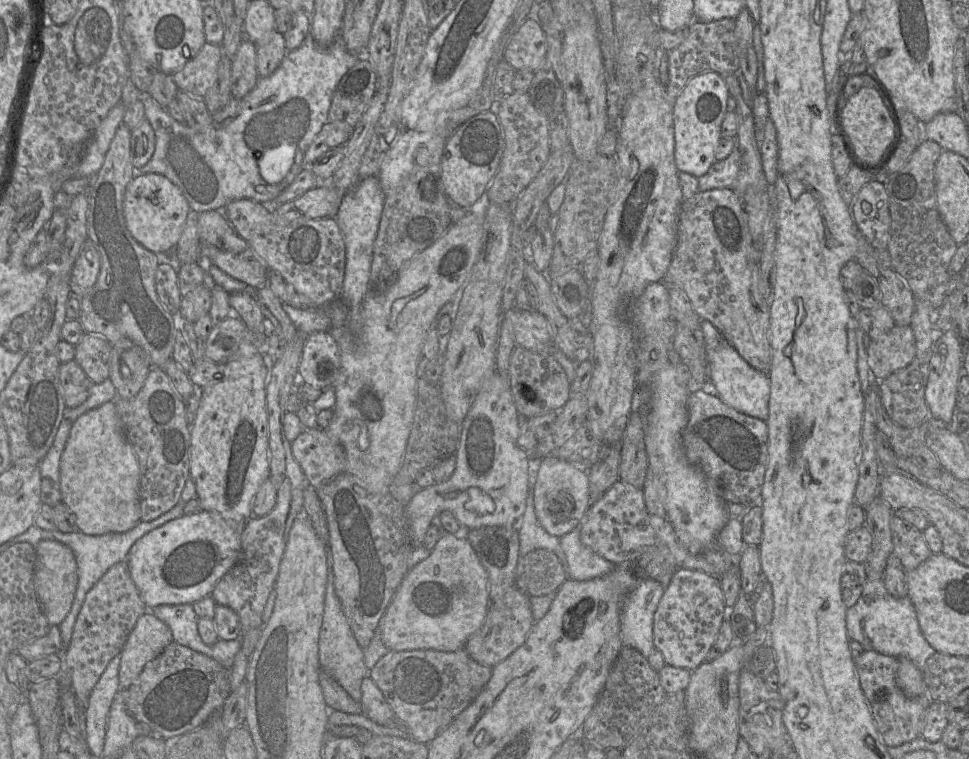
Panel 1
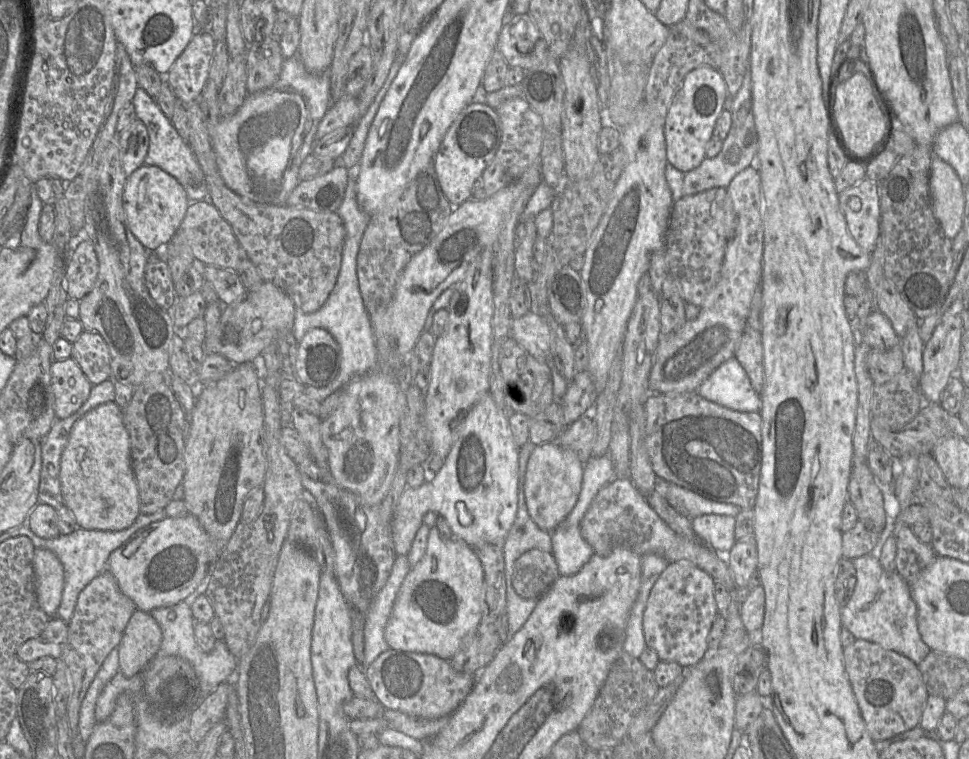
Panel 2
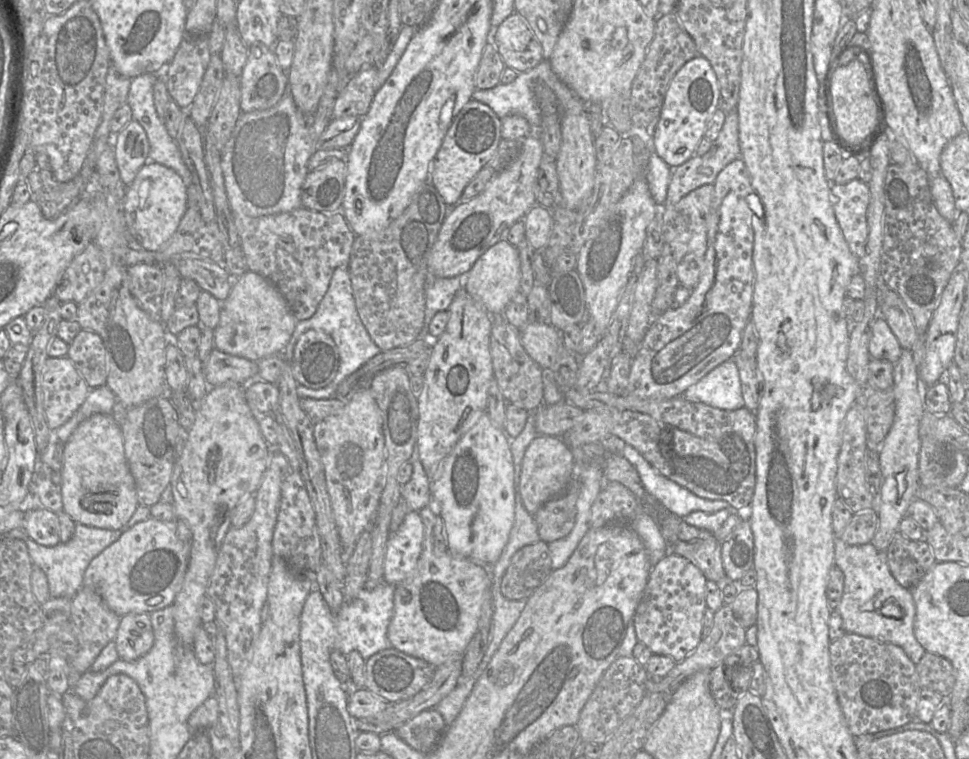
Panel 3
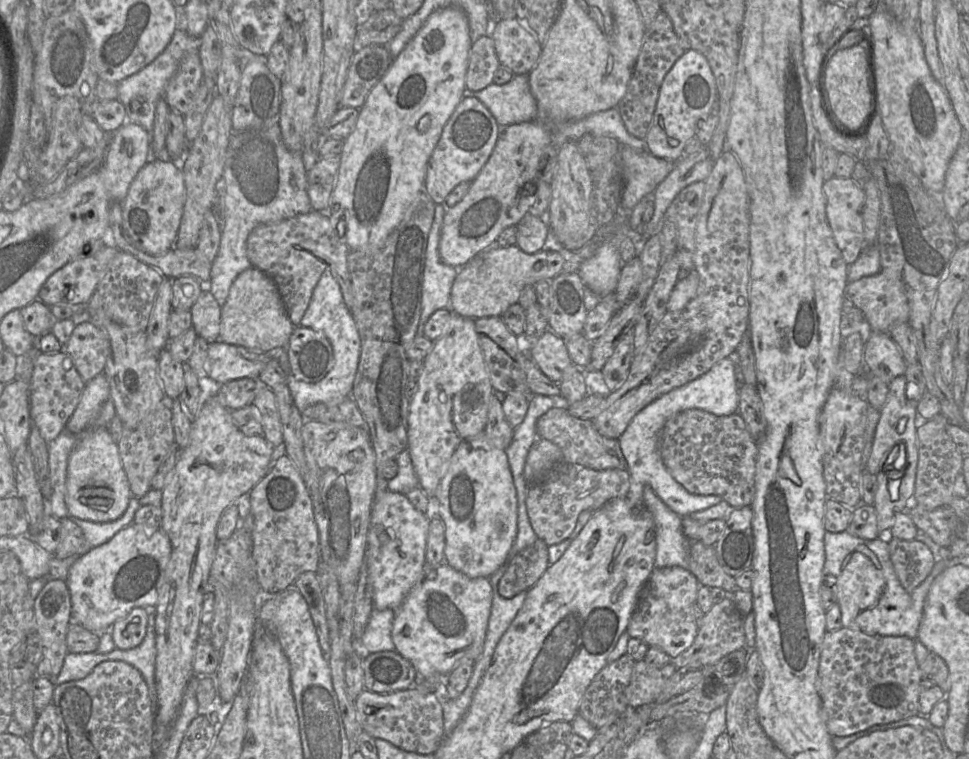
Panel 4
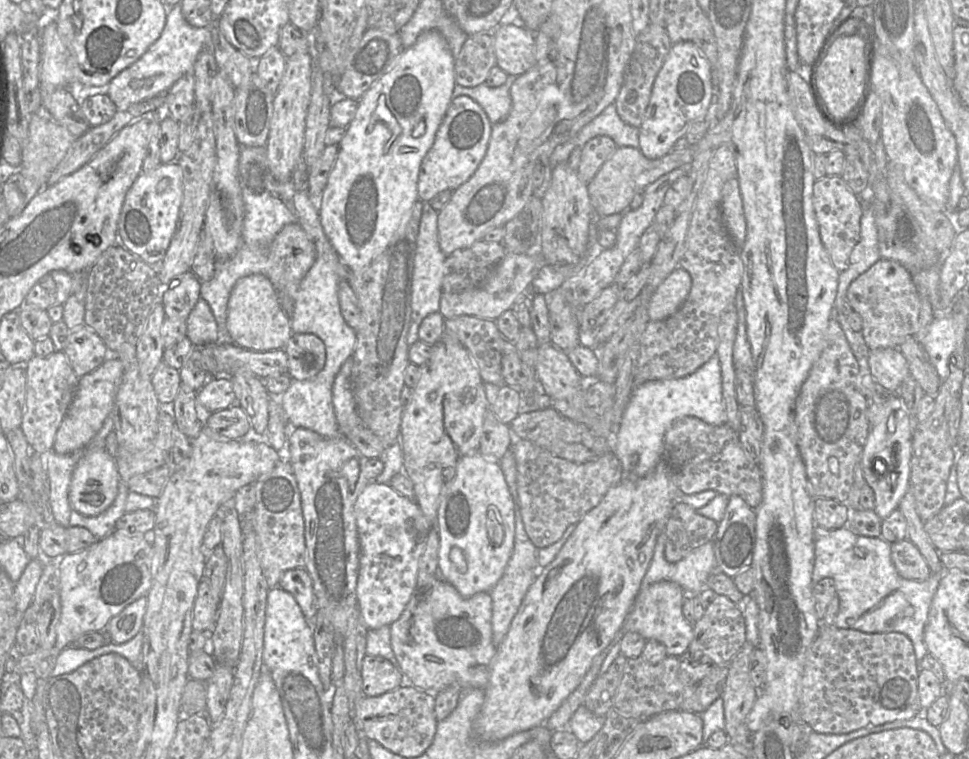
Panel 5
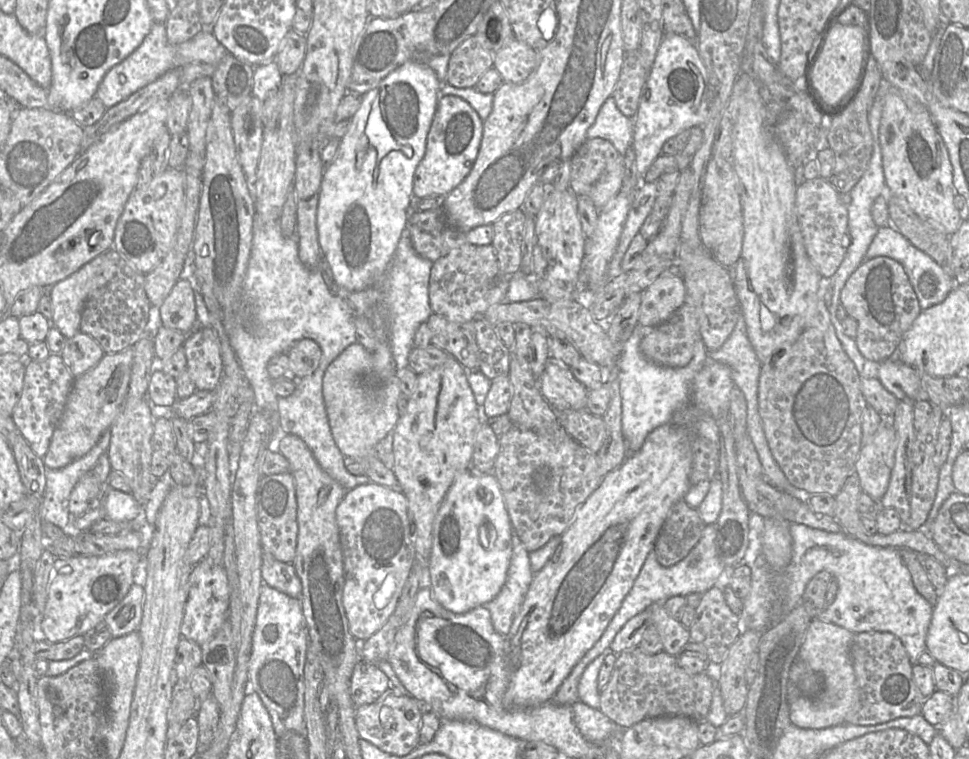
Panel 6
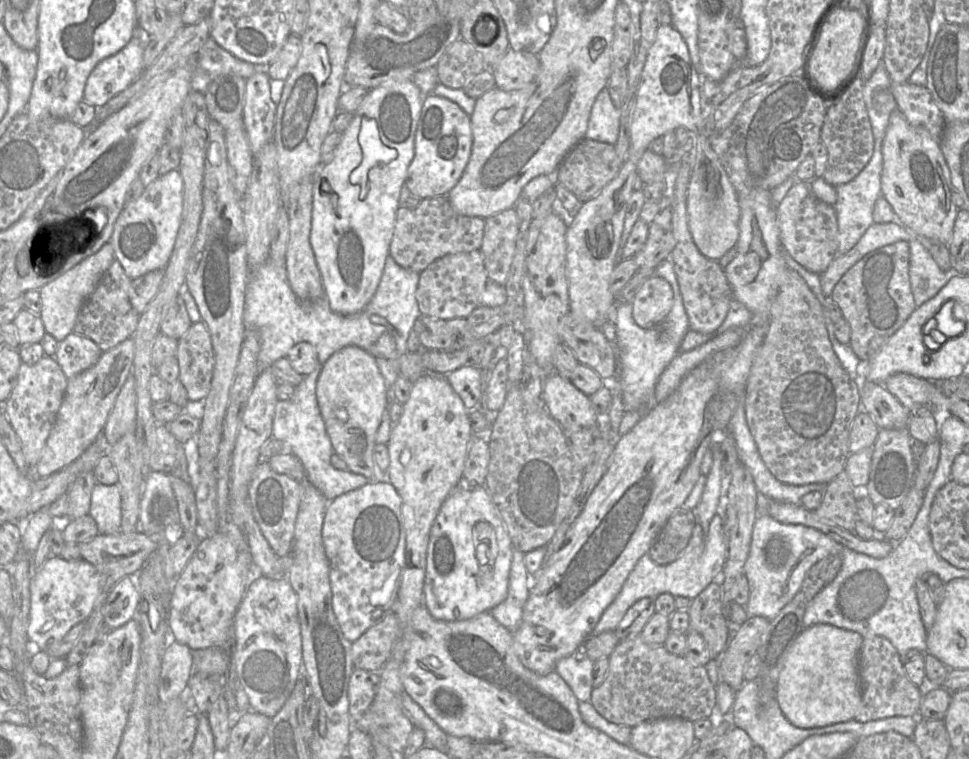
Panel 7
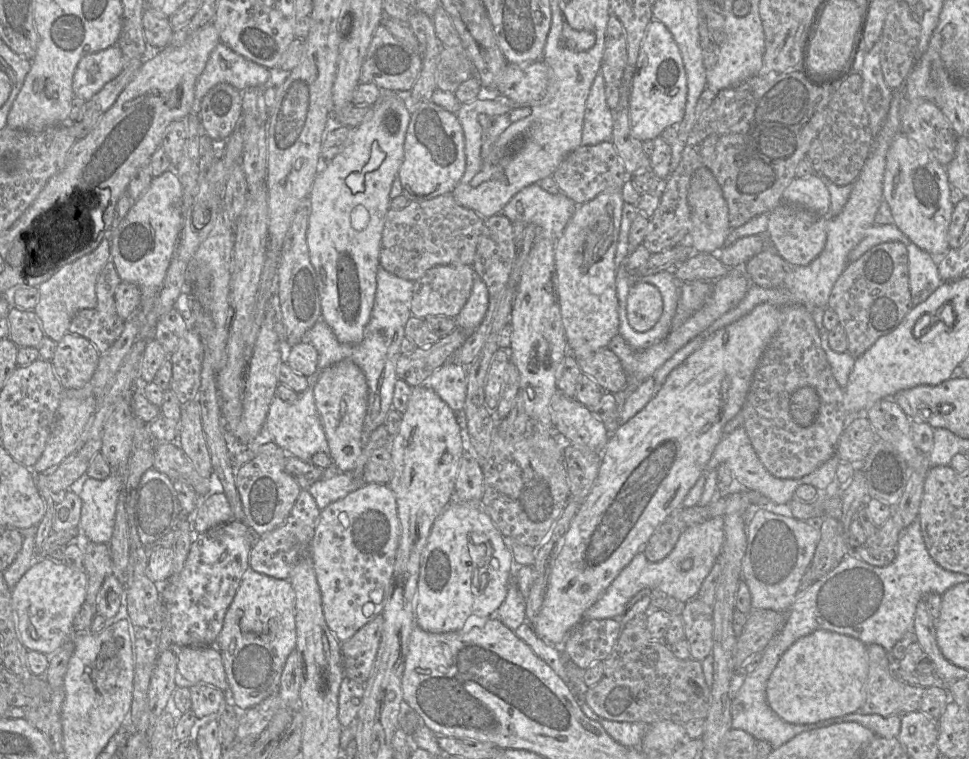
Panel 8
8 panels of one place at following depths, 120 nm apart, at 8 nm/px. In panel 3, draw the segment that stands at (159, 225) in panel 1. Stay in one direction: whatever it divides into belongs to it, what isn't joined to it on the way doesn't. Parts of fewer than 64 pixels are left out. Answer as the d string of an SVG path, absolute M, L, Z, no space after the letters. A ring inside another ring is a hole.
M148 161L138 171L134 181L126 187L123 214L129 234L148 251L158 251L168 245L188 208L188 188L182 178L171 168Z

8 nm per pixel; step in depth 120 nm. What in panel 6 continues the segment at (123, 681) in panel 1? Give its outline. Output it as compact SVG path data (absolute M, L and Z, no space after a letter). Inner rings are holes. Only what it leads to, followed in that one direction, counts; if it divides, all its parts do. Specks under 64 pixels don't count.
M134 583L126 596L105 616L107 629L112 638L137 631L142 618L143 586Z

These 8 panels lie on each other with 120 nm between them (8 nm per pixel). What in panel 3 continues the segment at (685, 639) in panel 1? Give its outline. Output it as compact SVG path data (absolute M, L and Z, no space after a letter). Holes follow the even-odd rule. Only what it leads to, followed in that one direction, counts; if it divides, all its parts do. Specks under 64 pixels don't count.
M670 552L661 559L652 567L633 618L638 642L645 644L653 654L669 656L676 663L692 653L703 639L707 581L701 570L684 557Z

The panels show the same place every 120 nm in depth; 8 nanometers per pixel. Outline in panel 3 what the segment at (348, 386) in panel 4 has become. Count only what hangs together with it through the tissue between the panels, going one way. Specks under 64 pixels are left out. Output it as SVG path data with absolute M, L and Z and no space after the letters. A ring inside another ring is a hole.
M340 266L334 270L328 290L319 303L315 314L309 319L296 322L295 330L287 346L281 352L284 361L292 362L297 341L309 329L317 329L331 336L339 351L339 368L333 381L323 388L313 389L298 384L297 393L300 398L329 399L335 397L338 386L343 380L382 352L372 340L358 314L348 266Z

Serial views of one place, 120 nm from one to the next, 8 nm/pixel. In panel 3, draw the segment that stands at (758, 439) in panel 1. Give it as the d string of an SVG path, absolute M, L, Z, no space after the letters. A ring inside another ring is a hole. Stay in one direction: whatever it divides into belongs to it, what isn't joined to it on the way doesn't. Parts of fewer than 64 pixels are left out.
M560 387L563 395L563 401L572 404L584 411L596 411L607 423L607 426L612 434L623 440L626 444L634 447L657 471L663 476L676 482L680 486L687 488L695 495L708 500L724 500L738 511L745 511L751 508L751 502L754 495L756 484L756 447L755 447L755 433L756 433L756 413L741 408L737 410L722 410L709 406L701 402L690 402L682 396L677 396L670 399L664 398L638 398L632 395L613 395L610 392L606 393L582 393L575 387Z

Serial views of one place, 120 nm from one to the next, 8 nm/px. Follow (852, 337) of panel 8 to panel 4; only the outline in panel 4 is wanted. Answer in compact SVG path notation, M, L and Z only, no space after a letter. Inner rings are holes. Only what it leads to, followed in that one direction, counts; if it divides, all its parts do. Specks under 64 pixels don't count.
M881 269L875 275L848 282L845 297L861 310L871 331L889 333L892 327L909 320L910 308L904 286L897 274L891 270Z

